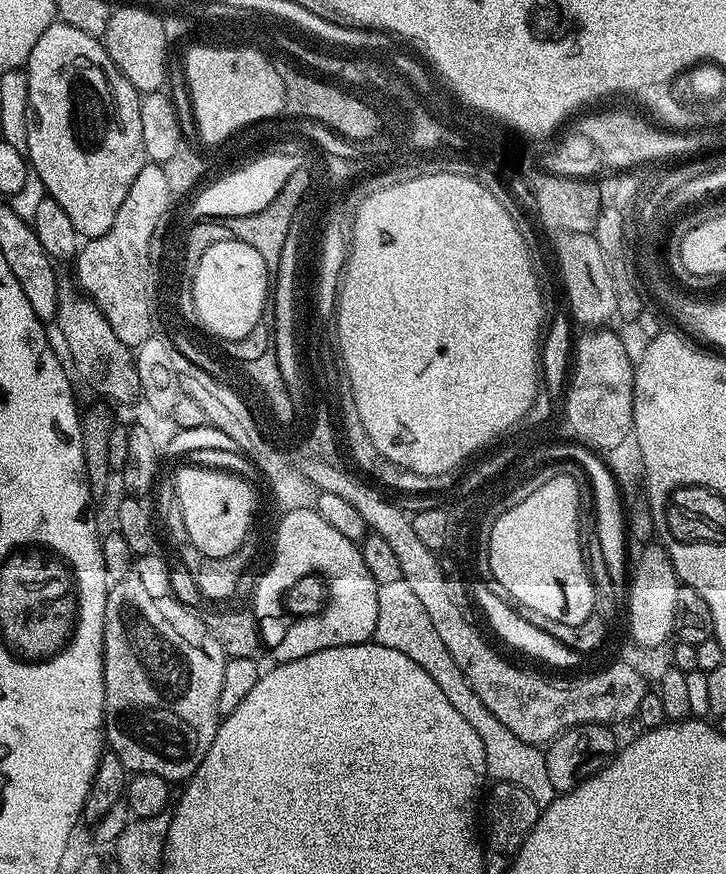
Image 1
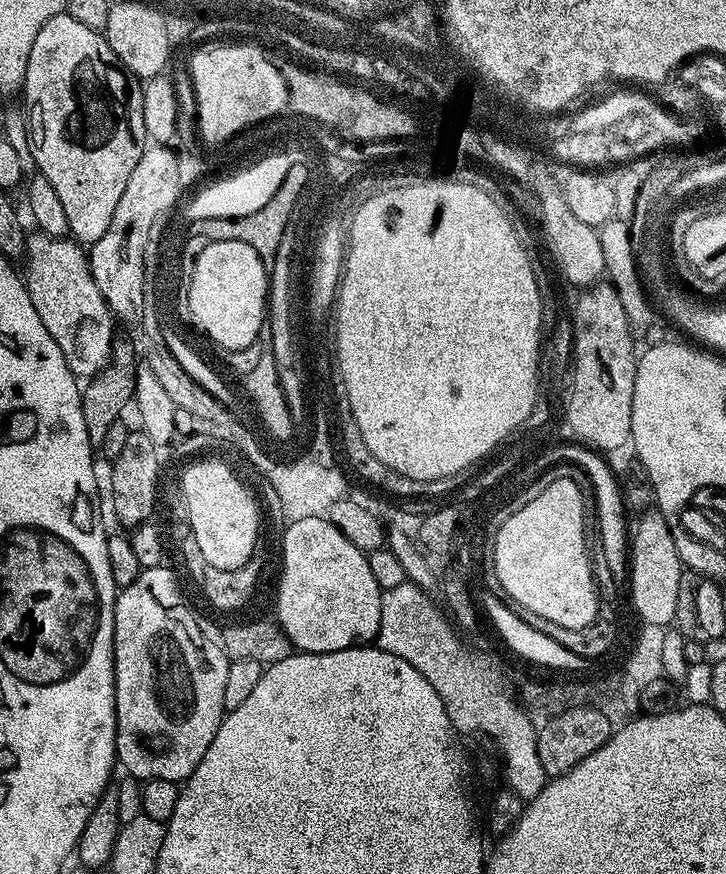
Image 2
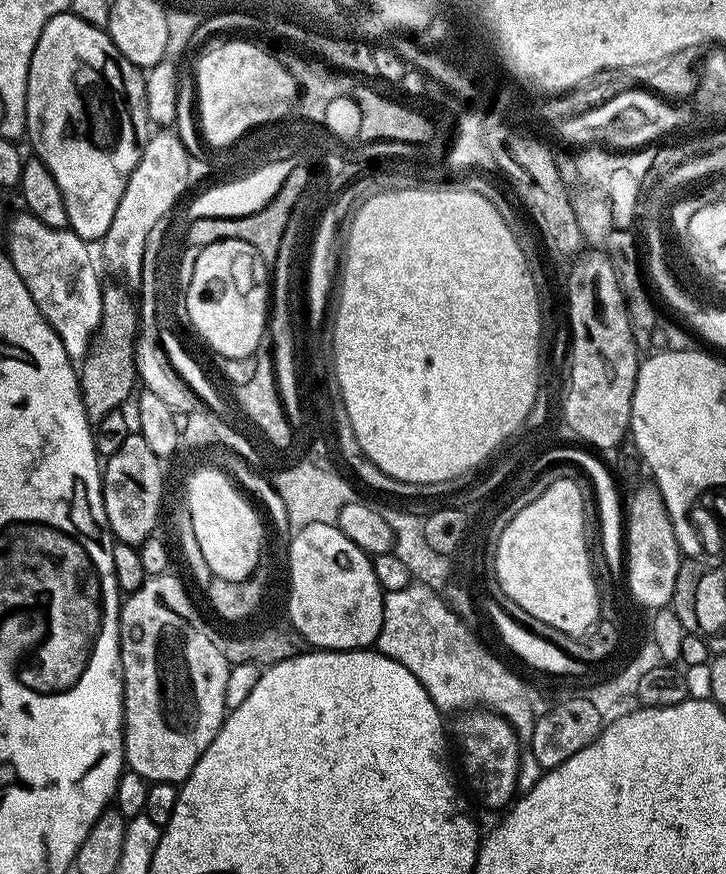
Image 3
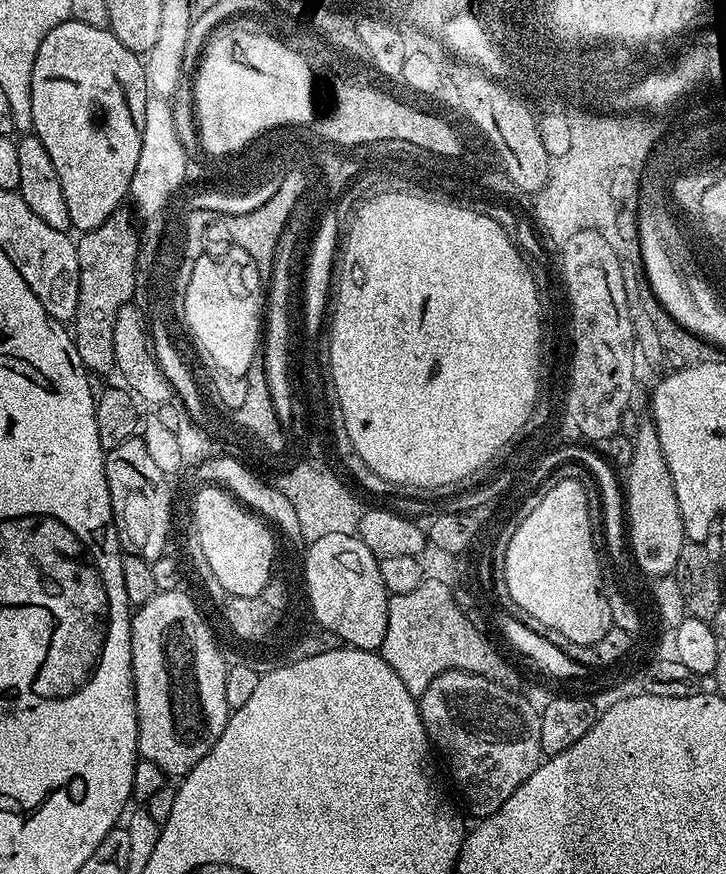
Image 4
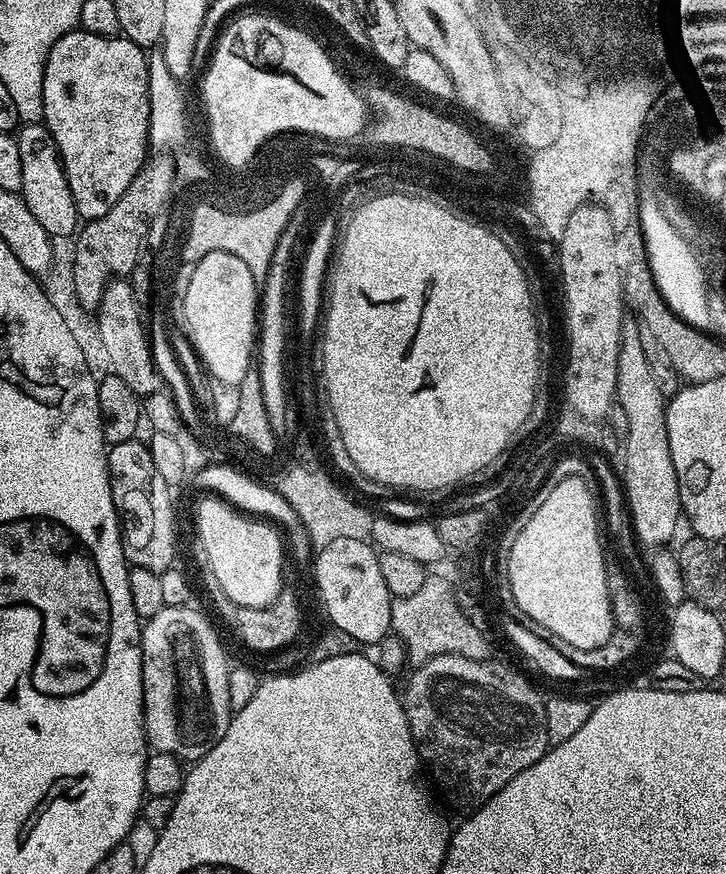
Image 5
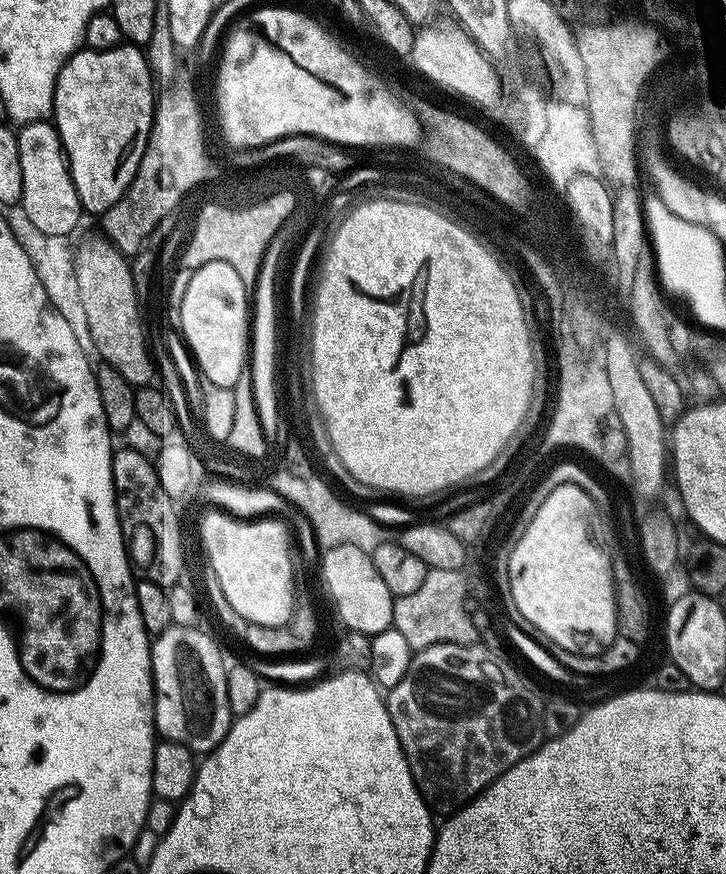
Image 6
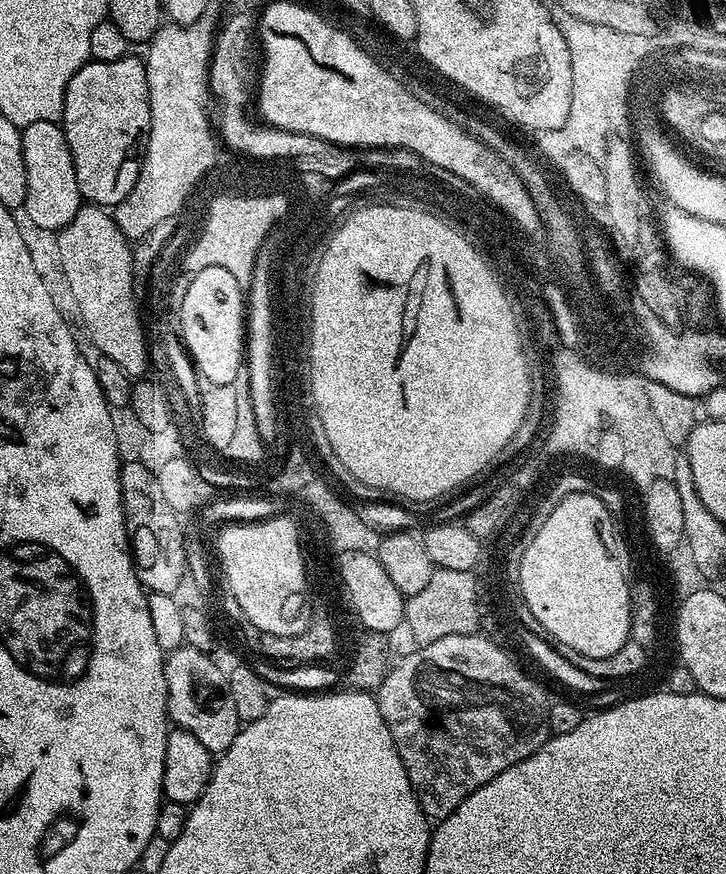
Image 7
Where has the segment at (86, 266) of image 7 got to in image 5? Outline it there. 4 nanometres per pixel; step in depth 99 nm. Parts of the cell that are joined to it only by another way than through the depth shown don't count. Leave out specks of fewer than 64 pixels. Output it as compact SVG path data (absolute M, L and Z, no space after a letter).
M124 278L113 279L105 288L100 303L94 312L94 327L101 336L100 348L107 351L111 359L113 376L122 378L130 390L141 398L161 391L162 379L160 371L153 360L149 333L146 331L146 320L140 317L141 301L137 300L131 283Z

